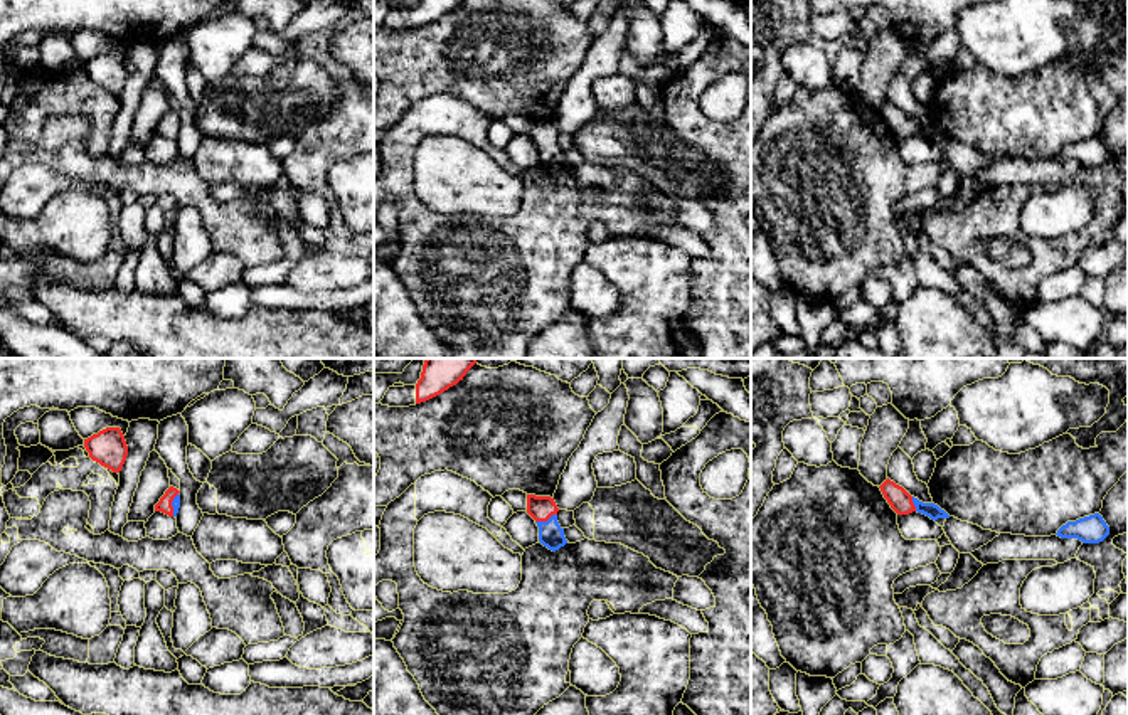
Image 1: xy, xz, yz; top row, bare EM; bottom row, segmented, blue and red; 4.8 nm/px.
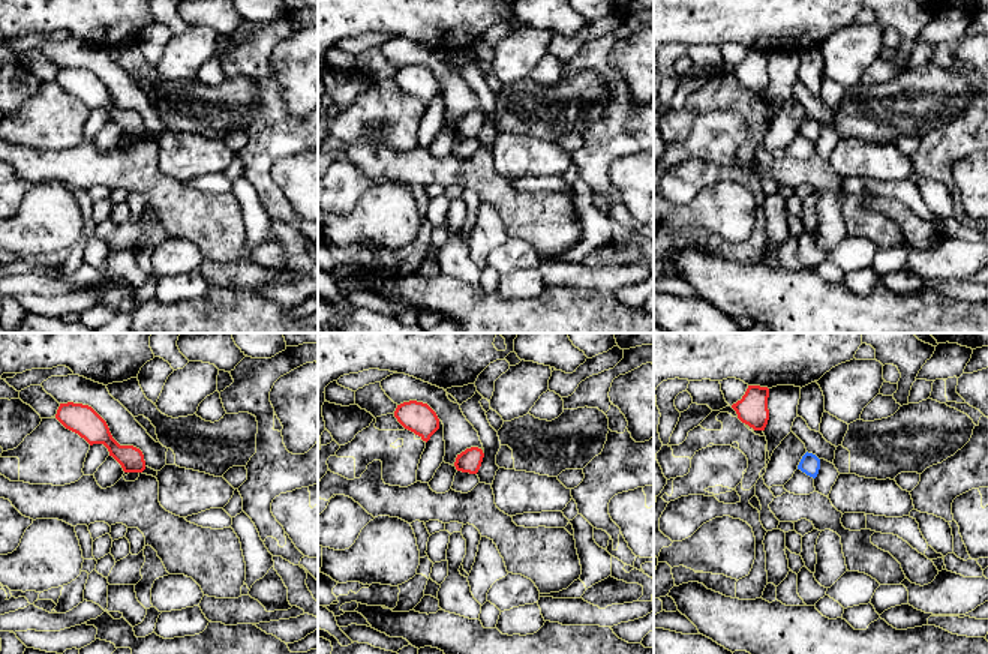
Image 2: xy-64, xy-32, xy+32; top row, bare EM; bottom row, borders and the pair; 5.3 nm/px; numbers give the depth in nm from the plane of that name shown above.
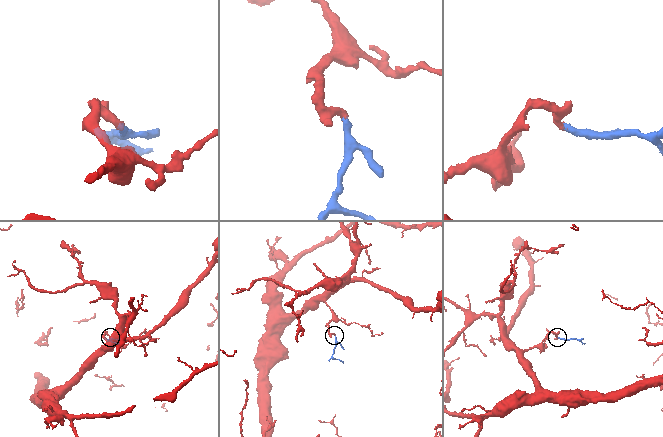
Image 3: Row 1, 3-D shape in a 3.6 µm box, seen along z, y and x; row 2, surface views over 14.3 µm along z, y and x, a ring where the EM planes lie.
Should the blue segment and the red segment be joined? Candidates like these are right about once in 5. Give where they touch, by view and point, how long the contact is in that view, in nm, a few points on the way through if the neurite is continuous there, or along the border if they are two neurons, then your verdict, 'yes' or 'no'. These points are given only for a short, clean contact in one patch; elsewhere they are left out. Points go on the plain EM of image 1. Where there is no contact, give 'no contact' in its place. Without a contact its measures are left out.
meets blue in xz at (548, 143); contact 110 nm long; runs through xz (551, 158), (548, 143), (541, 132); yes

